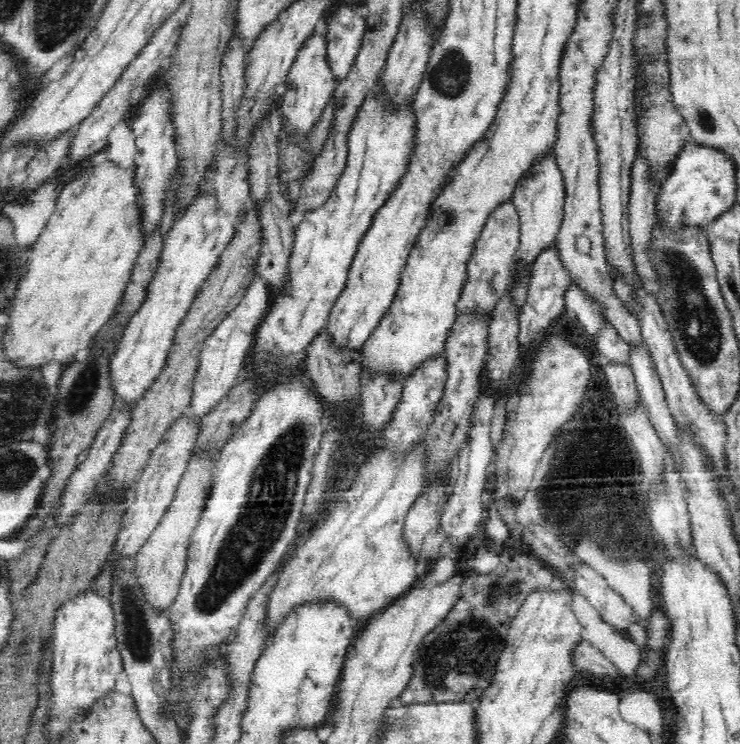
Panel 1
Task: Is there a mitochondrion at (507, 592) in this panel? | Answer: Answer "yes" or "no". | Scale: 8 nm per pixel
yes

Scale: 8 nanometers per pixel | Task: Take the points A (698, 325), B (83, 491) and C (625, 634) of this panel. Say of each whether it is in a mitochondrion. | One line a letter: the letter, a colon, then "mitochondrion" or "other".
A: mitochondrion
B: other
C: other

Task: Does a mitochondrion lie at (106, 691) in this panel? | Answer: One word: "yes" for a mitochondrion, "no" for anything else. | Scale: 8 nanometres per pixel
no

